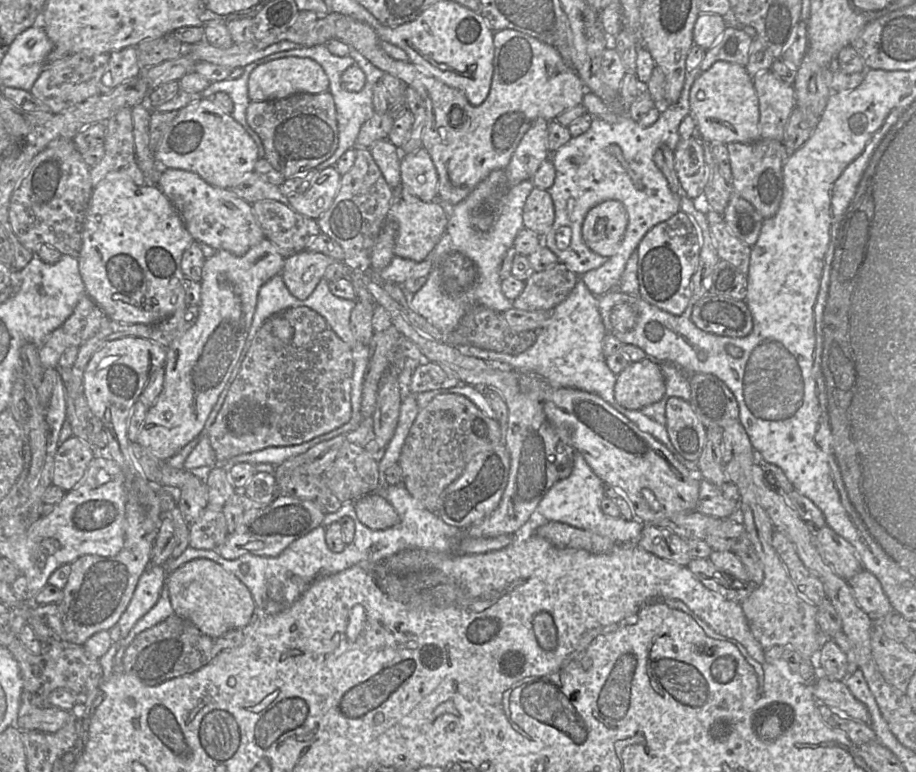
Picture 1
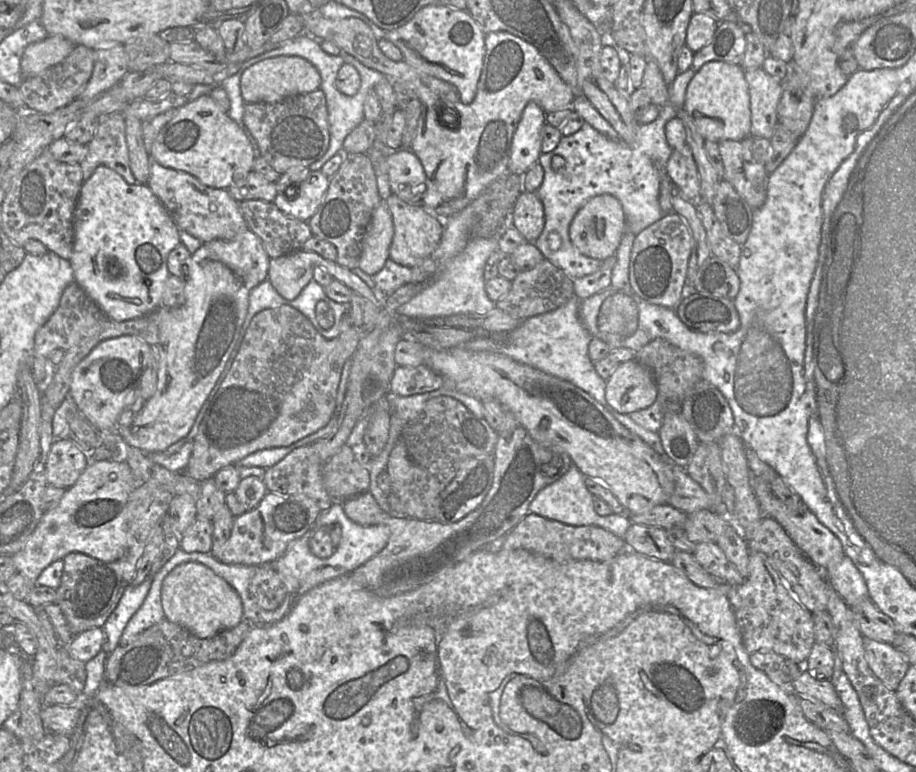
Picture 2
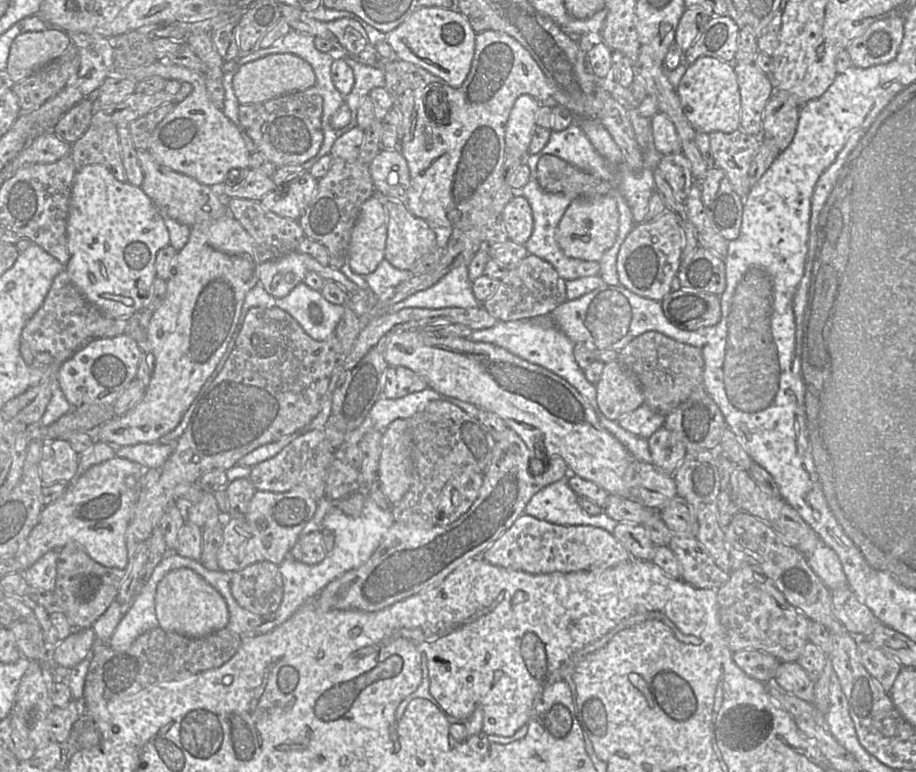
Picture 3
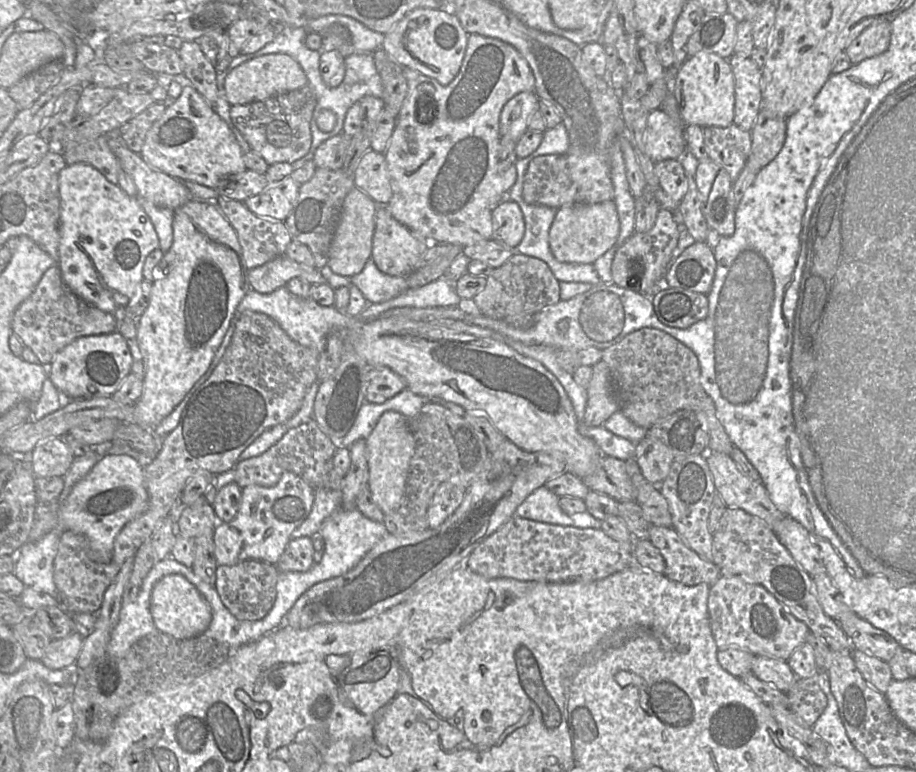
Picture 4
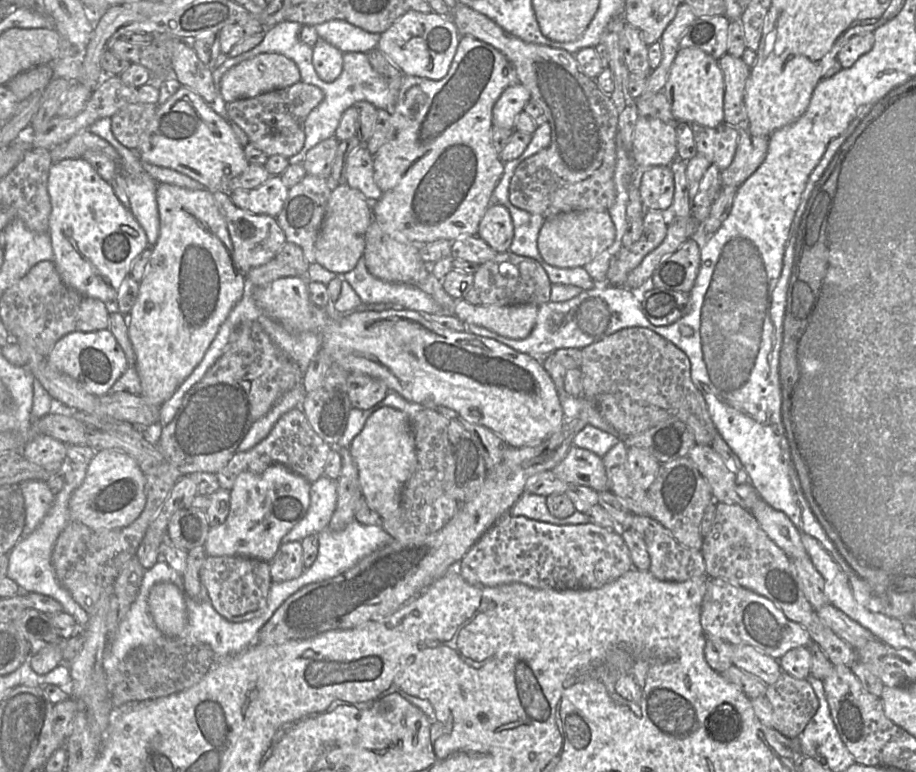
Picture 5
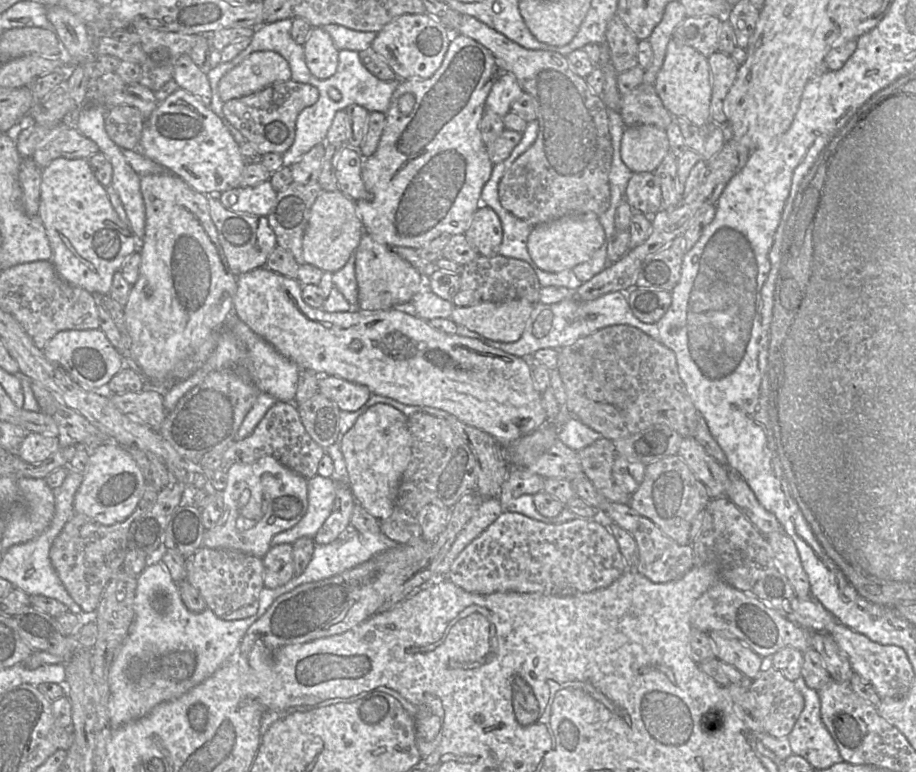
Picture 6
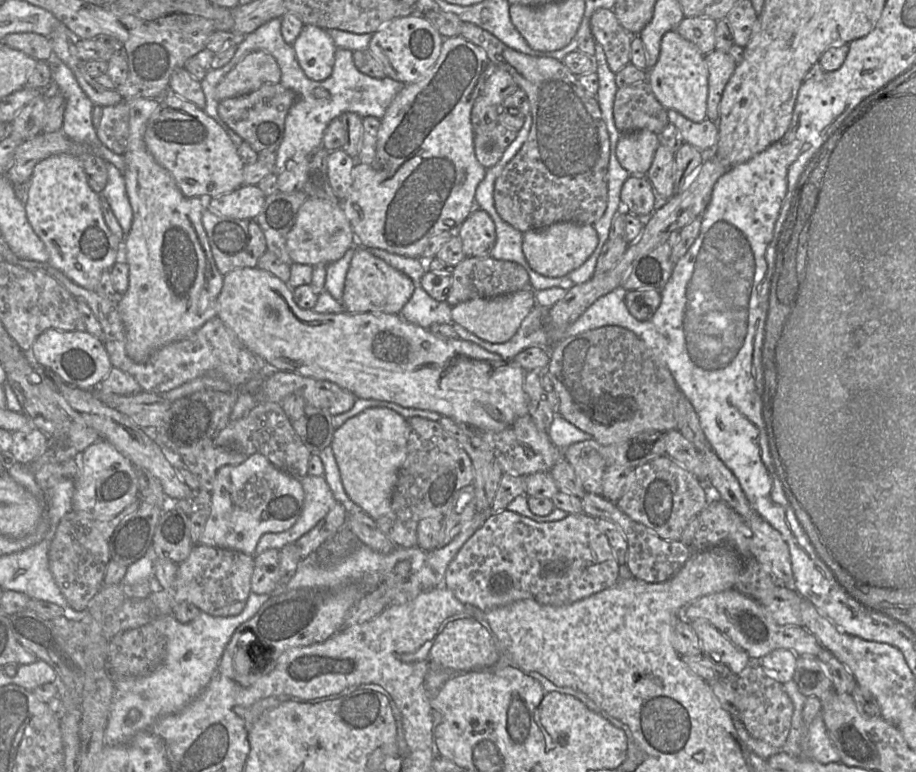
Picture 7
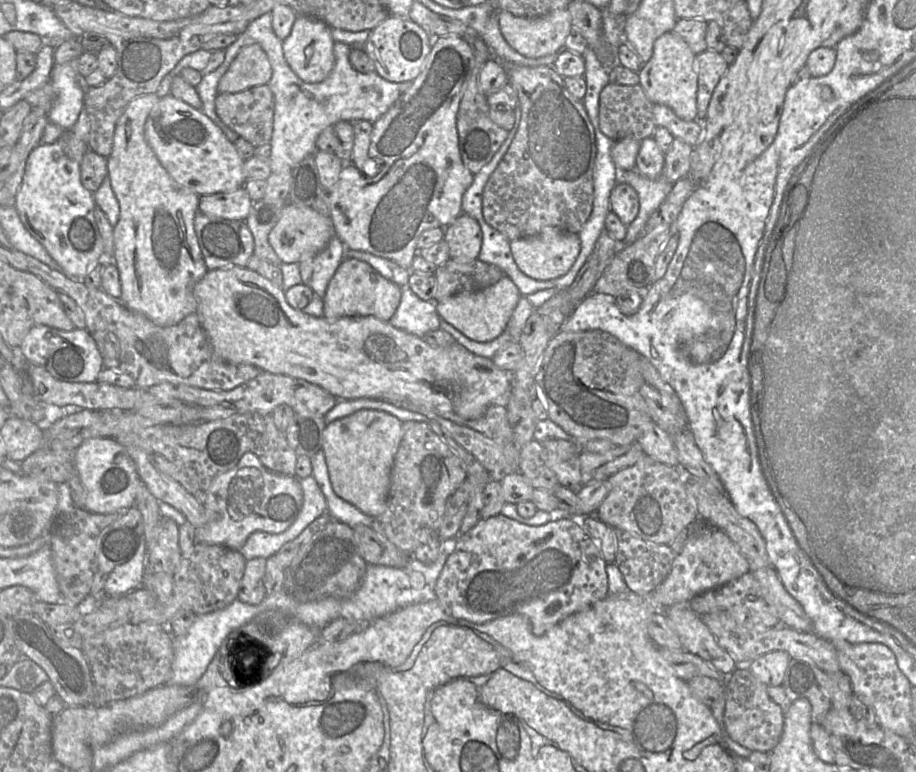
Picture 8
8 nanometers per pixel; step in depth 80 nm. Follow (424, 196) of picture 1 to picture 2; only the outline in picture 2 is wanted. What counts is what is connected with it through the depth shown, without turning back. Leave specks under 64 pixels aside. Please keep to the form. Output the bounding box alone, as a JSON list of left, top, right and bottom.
[387,149,426,205]

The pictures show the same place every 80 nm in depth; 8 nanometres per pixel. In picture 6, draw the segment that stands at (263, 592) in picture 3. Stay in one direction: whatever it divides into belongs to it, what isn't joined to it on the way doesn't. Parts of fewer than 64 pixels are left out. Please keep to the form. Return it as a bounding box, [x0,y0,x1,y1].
[185,547,264,620]

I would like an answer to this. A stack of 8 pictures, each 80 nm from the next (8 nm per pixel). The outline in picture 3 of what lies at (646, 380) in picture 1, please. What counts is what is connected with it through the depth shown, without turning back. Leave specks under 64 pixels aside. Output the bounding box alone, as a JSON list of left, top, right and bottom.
[596,361,644,421]

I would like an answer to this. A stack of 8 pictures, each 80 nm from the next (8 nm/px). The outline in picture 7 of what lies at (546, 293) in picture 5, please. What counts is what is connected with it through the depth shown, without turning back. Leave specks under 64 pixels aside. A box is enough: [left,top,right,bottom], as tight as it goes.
[446,256,532,307]

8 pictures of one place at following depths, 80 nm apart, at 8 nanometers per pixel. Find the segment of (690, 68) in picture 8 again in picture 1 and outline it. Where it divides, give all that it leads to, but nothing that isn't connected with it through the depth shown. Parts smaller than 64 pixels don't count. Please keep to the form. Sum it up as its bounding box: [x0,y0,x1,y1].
[689,61,761,144]

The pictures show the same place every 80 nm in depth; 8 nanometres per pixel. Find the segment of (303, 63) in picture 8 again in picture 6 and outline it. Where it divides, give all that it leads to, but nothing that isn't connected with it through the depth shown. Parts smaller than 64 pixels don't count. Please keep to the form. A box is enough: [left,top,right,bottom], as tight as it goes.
[303,27,339,80]

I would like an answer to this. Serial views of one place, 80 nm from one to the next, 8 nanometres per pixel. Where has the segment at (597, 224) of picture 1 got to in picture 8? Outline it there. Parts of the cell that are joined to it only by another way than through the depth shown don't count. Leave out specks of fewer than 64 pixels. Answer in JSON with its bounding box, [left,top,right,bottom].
[510,227,581,281]

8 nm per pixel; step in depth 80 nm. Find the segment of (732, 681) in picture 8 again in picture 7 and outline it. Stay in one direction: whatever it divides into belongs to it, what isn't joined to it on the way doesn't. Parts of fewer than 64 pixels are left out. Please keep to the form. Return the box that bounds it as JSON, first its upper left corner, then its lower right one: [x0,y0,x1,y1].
[736,660,794,747]

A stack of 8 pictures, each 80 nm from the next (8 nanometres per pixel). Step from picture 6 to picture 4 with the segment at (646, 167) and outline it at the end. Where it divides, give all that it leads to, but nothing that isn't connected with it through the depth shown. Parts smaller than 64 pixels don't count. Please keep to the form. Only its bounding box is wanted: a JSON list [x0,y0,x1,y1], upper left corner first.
[644,110,686,163]

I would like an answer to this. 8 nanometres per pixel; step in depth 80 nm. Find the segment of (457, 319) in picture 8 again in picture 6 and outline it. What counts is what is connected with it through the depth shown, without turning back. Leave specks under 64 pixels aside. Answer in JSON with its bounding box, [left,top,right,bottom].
[450,299,534,342]

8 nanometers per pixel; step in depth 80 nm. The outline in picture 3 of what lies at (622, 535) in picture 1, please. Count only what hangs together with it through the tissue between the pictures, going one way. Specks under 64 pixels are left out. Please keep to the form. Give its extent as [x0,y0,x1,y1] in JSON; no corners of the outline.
[524,476,619,533]

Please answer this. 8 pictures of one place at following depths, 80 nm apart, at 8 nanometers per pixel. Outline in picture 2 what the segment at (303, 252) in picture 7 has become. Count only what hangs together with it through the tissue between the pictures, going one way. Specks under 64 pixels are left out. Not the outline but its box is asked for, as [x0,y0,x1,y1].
[358,202,393,276]

